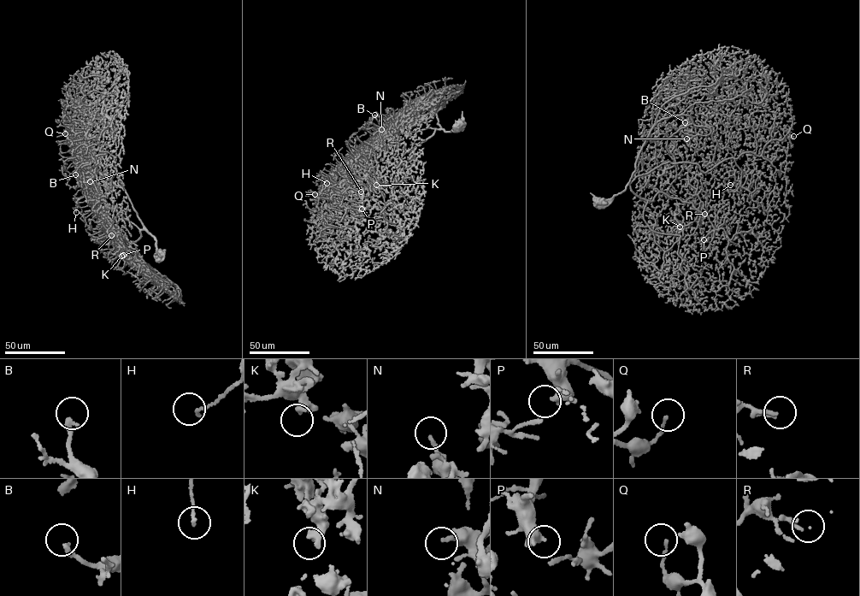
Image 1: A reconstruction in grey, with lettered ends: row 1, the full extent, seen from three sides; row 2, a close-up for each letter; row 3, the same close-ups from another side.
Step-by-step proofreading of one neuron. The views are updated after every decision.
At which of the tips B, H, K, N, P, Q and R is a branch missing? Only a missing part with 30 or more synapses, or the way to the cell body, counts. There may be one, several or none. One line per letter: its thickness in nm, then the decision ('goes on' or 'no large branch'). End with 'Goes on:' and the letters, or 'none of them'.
B: 240 nm thick; no large branch
H: 150 nm thick; no large branch
K: 380 nm thick; no large branch
N: 170 nm thick; no large branch
P: 340 nm thick; no large branch
Q: 110 nm thick; no large branch
R: 140 nm thick; no large branch
Goes on: none of them

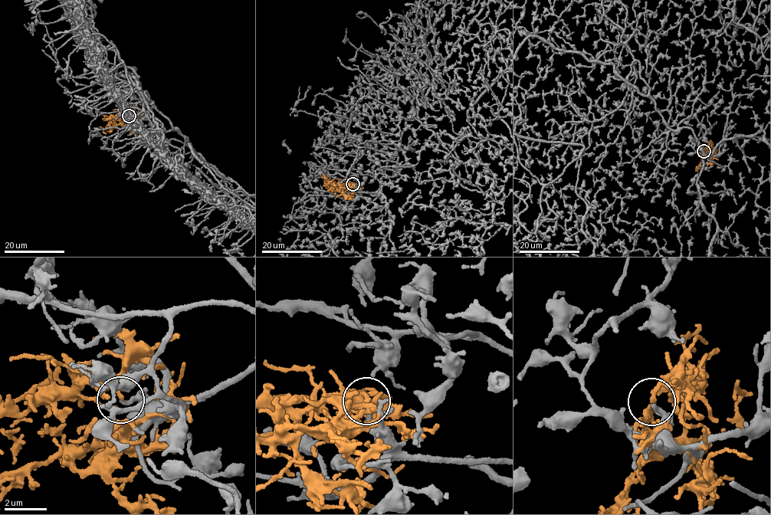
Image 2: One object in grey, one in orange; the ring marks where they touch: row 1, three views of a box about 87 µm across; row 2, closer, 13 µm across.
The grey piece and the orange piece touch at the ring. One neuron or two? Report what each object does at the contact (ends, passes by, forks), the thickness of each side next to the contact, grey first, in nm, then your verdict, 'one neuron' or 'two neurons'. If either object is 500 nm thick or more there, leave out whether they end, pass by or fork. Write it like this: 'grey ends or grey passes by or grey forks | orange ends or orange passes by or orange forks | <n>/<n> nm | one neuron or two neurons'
grey ends | orange ends | 190/200 nm | two neurons

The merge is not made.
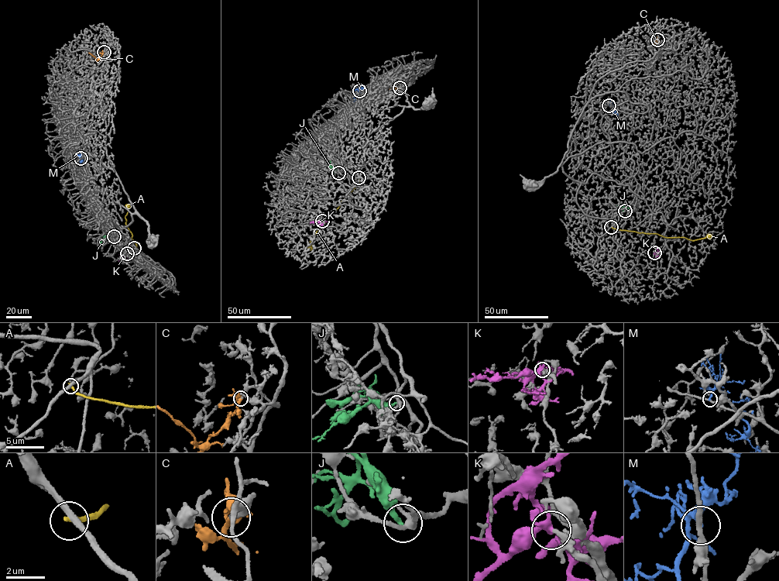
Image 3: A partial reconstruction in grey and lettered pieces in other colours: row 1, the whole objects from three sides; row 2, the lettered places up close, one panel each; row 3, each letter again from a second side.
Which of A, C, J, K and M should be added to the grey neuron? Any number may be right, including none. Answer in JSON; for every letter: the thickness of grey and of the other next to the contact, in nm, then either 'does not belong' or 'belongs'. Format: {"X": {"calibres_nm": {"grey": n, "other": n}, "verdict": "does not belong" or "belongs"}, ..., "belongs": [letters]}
{"A": {"calibres_nm": {"grey": 320, "other": 240}, "verdict": "does not belong"}, "C": {"calibres_nm": {"grey": 160, "other": 360}, "verdict": "belongs"}, "J": {"calibres_nm": {"grey": 280, "other": 240}, "verdict": "does not belong"}, "K": {"calibres_nm": {"grey": 280, "other": 280}, "verdict": "does not belong"}, "M": {"calibres_nm": {"grey": 240, "other": 320}, "verdict": "does not belong"}, "belongs": ["C"]}

